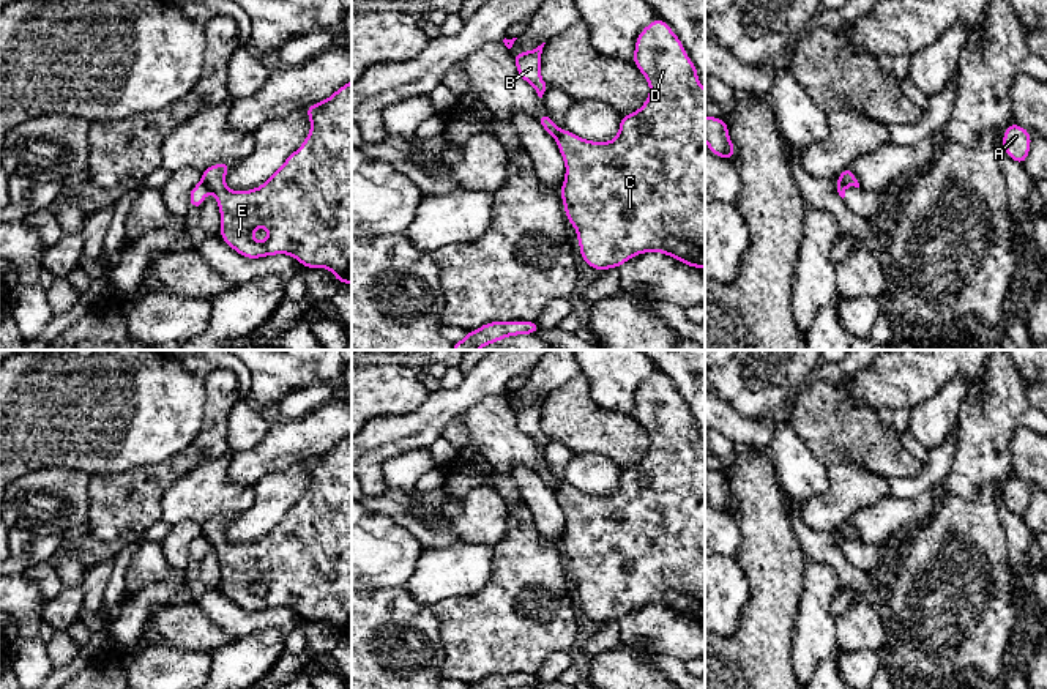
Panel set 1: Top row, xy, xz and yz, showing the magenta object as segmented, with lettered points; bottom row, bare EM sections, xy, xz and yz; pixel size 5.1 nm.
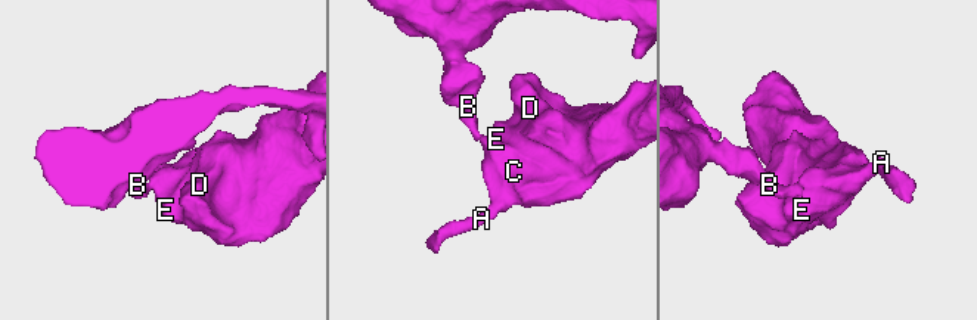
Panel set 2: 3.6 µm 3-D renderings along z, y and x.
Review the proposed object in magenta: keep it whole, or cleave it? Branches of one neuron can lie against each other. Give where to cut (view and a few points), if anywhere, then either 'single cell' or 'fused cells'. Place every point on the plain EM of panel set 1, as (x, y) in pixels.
xy (202, 533), (210, 543) | fused cells

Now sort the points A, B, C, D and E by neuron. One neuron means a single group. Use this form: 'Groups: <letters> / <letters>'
Groups: A C D E / B

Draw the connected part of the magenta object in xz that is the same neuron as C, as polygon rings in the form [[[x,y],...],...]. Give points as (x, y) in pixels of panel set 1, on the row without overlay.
[[[662,372],[640,385],[632,416],[645,429],[650,448],[640,462],[621,470],[615,492],[585,493],[568,482],[557,492],[566,520],[560,549],[568,575],[576,580],[580,610],[599,626],[651,604],[705,623],[705,441],[683,396]]]

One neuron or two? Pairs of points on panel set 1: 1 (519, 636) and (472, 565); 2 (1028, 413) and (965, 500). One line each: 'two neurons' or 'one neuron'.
1: two neurons
2: one neuron

